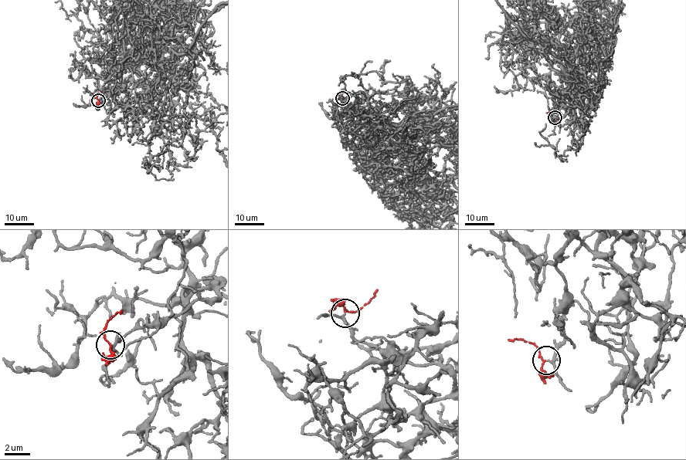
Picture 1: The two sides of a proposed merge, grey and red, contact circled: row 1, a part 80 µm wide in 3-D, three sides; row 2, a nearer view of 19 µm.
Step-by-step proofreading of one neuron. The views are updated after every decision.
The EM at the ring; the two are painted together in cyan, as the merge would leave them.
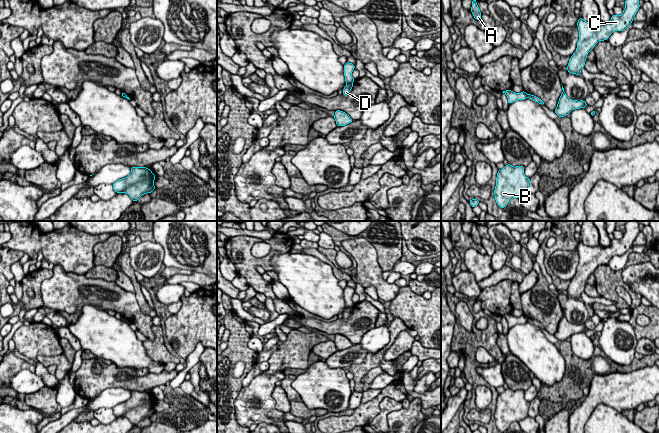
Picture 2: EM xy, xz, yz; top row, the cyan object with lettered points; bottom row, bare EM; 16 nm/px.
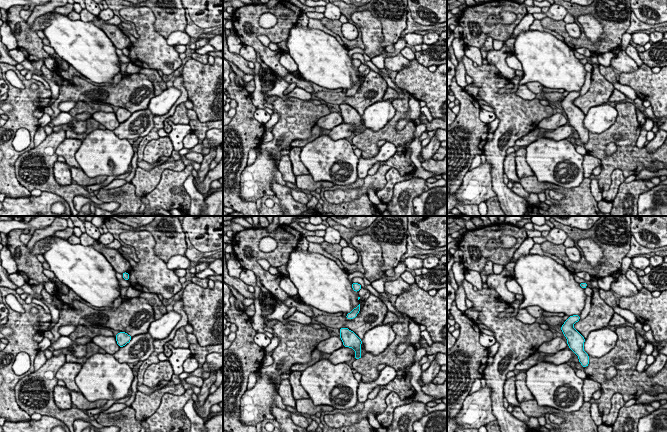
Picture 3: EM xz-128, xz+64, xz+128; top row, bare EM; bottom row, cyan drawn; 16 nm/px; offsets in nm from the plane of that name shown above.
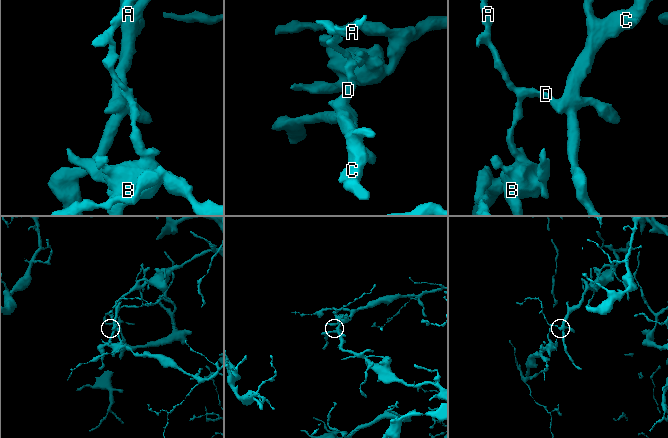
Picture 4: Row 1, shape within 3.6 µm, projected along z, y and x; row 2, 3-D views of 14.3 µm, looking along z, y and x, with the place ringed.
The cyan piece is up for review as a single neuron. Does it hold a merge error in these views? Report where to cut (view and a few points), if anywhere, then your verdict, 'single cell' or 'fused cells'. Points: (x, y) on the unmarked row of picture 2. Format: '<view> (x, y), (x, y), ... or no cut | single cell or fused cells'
xz (351, 306), (347, 308) | fused cells

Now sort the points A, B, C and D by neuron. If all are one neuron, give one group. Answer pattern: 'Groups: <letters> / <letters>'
Groups: A B / C D

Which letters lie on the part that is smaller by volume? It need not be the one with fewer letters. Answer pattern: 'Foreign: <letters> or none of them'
Foreign: A, B

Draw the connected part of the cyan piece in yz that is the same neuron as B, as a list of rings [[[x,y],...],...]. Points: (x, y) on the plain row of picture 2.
[[[507,388],[500,393],[496,401],[494,414],[496,427],[505,432],[513,422],[529,417],[530,402],[524,398],[524,390],[513,391]]]

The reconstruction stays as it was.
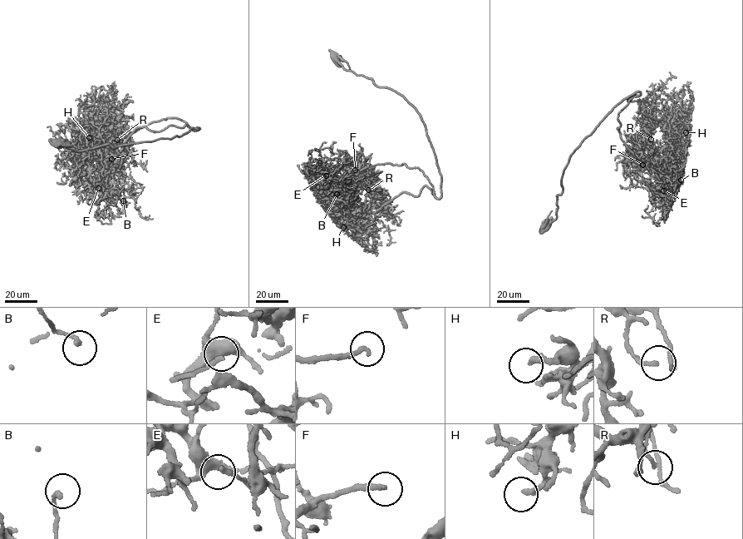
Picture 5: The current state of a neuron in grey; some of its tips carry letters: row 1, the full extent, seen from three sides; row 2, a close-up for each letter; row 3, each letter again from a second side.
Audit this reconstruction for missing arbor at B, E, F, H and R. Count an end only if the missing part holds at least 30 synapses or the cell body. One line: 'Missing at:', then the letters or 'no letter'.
Missing at: F

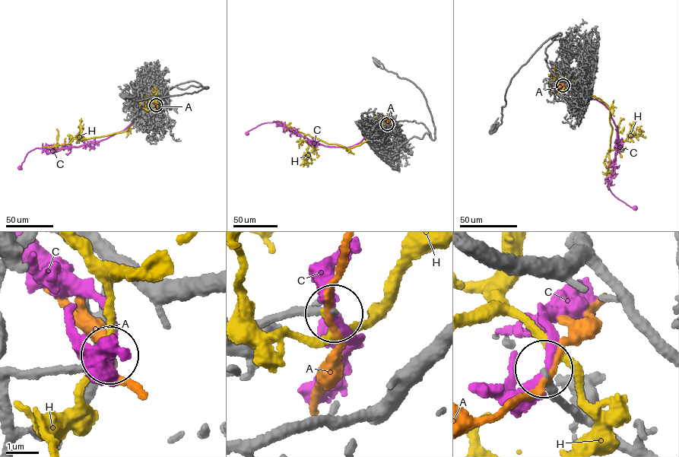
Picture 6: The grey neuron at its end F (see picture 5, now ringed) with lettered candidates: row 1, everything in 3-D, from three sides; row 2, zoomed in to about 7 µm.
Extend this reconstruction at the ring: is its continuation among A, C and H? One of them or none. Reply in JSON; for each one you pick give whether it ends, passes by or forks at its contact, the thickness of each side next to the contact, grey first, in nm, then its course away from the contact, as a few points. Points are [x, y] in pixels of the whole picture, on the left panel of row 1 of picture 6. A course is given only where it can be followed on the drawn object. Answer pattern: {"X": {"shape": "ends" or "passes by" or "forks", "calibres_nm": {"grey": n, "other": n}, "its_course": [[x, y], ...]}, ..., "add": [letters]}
{"add": []}

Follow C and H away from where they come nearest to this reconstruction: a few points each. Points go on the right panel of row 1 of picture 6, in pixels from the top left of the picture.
C: (563, 85), (562, 77), (610, 109), (616, 126), (617, 141), (612, 173), (607, 186), (617, 198), (635, 207)
H: (563, 85), (562, 78), (600, 99), (607, 106), (613, 128), (607, 172), (604, 162), (608, 152)

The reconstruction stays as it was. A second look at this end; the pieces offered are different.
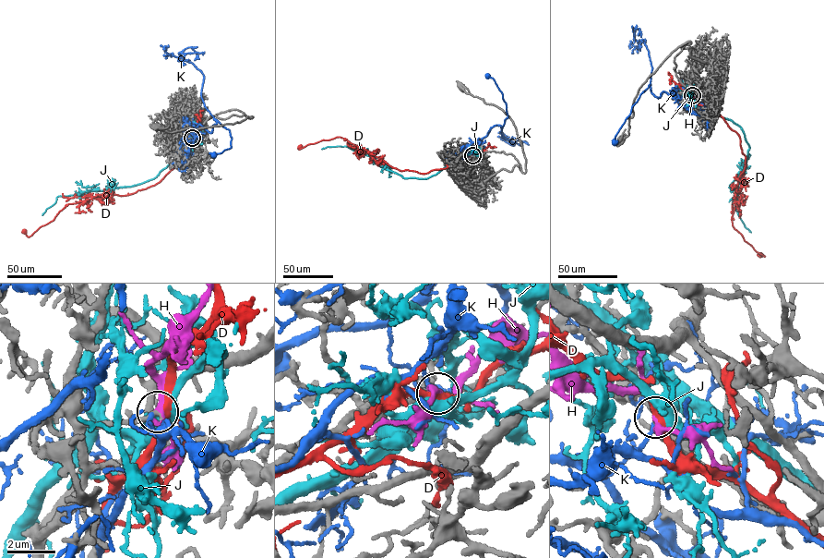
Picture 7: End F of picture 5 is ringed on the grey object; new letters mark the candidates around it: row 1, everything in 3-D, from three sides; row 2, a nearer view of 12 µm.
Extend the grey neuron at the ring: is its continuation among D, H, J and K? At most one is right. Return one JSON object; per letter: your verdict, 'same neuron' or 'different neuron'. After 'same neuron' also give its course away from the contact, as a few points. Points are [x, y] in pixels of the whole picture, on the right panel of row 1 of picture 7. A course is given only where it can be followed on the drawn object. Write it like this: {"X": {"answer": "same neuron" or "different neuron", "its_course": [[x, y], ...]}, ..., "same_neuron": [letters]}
{"D": {"answer": "different neuron"}, "H": {"answer": "same neuron"}, "J": {"answer": "different neuron"}, "K": {"answer": "different neuron"}, "same_neuron": ["H"]}

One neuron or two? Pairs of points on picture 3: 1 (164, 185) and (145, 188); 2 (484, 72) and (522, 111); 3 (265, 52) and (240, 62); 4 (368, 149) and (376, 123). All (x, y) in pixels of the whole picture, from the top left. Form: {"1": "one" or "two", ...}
{"1": "two", "2": "one", "3": "two", "4": "two"}

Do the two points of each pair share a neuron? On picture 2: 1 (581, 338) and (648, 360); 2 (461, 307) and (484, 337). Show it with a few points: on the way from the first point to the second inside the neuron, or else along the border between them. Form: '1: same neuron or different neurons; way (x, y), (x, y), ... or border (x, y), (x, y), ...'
1: different neurons; border (570, 342), (577, 356), (592, 357)
2: different neurons; border (461, 300), (473, 316), (470, 333)

